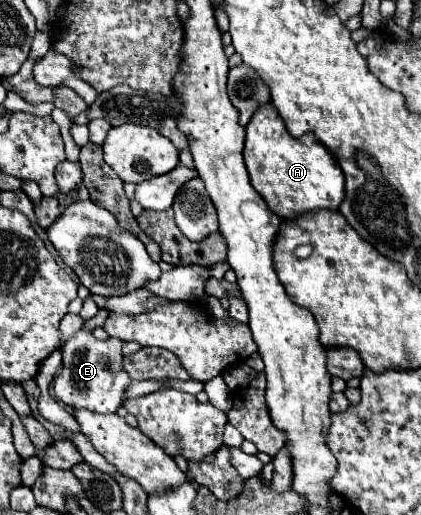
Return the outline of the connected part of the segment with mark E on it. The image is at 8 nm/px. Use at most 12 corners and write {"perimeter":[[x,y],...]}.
{"perimeter":[[79,330],[63,346],[55,396],[117,412],[131,378],[119,338]]}

